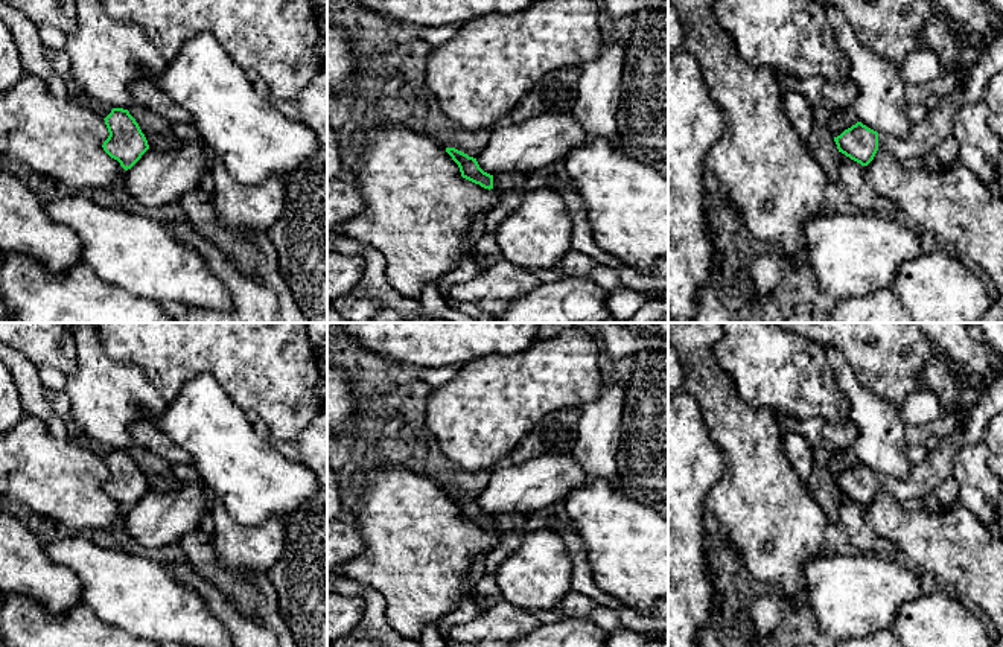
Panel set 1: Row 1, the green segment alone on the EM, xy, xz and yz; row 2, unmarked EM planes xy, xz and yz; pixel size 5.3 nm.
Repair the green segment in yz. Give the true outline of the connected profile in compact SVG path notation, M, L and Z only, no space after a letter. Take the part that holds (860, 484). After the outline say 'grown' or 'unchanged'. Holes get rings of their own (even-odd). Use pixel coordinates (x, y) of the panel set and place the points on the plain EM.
M1003 373L992 387L973 405L968 422L939 440L936 451L915 464L903 481L878 475L861 463L834 478L839 493L868 507L878 490L892 495L900 502L919 499L953 475L953 460L962 446L977 445L983 440L989 422L1003 411Z | grown

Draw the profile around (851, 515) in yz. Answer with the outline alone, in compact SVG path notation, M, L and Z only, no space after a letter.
M839 493L839 521L849 542L861 553L871 556L887 556L898 551L896 547L883 539L868 522L864 507Z

